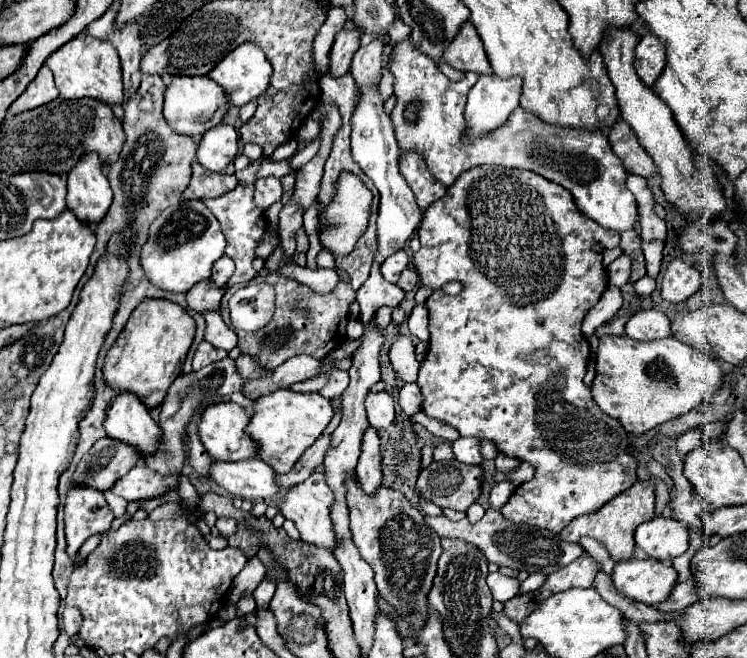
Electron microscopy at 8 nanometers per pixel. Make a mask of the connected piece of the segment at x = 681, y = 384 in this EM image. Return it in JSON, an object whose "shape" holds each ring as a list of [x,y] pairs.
{"shape":[[[603,336],[597,348],[597,374],[591,394],[601,412],[619,420],[629,434],[645,434],[707,402],[723,388],[723,378],[725,372],[715,356],[677,338],[637,342],[627,336]]]}

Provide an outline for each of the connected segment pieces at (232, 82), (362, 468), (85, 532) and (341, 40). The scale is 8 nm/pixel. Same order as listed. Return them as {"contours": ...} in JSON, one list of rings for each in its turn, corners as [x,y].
{"contours":[[[[245,42],[227,54],[227,58],[223,58],[209,72],[209,78],[225,90],[229,106],[241,108],[243,104],[257,100],[267,92],[271,84],[271,72],[273,68],[263,50]]],[[[369,428],[363,436],[363,452],[357,464],[357,476],[363,492],[367,496],[373,496],[381,484],[381,454],[375,428]]],[[[71,488],[65,502],[67,554],[73,558],[89,536],[109,530],[113,518],[115,516],[109,510],[101,492]]],[[[353,26],[353,30],[339,30],[335,34],[335,44],[331,50],[331,68],[329,74],[333,76],[343,76],[349,70],[351,58],[359,48],[359,40],[361,40],[361,30],[357,26]]]]}

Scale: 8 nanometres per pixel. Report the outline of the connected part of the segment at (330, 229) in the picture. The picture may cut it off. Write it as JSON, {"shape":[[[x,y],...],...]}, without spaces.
{"shape":[[[343,172],[337,180],[335,200],[327,208],[319,206],[319,210],[325,212],[321,218],[325,222],[325,234],[321,234],[321,242],[325,242],[323,248],[329,250],[335,258],[337,254],[349,254],[349,250],[353,250],[357,238],[361,236],[361,230],[365,230],[365,222],[369,220],[371,200],[373,200],[371,190],[351,172]]]}

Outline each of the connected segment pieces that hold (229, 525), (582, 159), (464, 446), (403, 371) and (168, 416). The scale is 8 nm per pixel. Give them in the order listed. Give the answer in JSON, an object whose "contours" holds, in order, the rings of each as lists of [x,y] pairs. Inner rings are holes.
{"contours":[[[[221,516],[221,518],[217,518],[217,530],[219,530],[219,534],[223,536],[223,538],[229,538],[235,530],[237,530],[237,524],[235,524],[235,520],[233,518],[225,518],[225,516]]],[[[411,36],[393,46],[389,70],[393,74],[395,94],[391,124],[399,152],[401,156],[407,152],[423,156],[429,172],[443,186],[451,186],[461,172],[483,164],[521,168],[567,188],[573,194],[577,208],[603,228],[625,232],[637,222],[637,202],[625,186],[627,172],[601,130],[571,130],[569,126],[547,124],[519,106],[513,110],[505,126],[469,140],[463,112],[469,90],[479,78],[475,72],[463,72],[463,78],[457,82],[449,80],[435,62],[413,44]],[[411,102],[421,104],[415,124],[405,120],[405,108]]],[[[459,438],[453,442],[455,458],[463,464],[481,464],[483,456],[479,452],[479,438]]],[[[397,334],[393,338],[391,350],[389,350],[389,360],[391,360],[391,366],[393,366],[395,374],[403,382],[415,382],[417,380],[419,362],[415,360],[415,346],[413,346],[411,338],[407,338],[403,334]]],[[[223,358],[219,362],[213,362],[197,372],[181,374],[169,388],[165,402],[161,404],[161,430],[165,432],[165,446],[161,446],[161,454],[153,458],[153,462],[145,462],[151,470],[157,470],[159,474],[169,474],[169,470],[181,470],[185,462],[185,426],[189,424],[189,418],[195,414],[195,410],[209,406],[213,402],[219,402],[229,392],[239,392],[245,384],[245,378],[239,376],[239,370],[235,366],[235,360]]]]}

